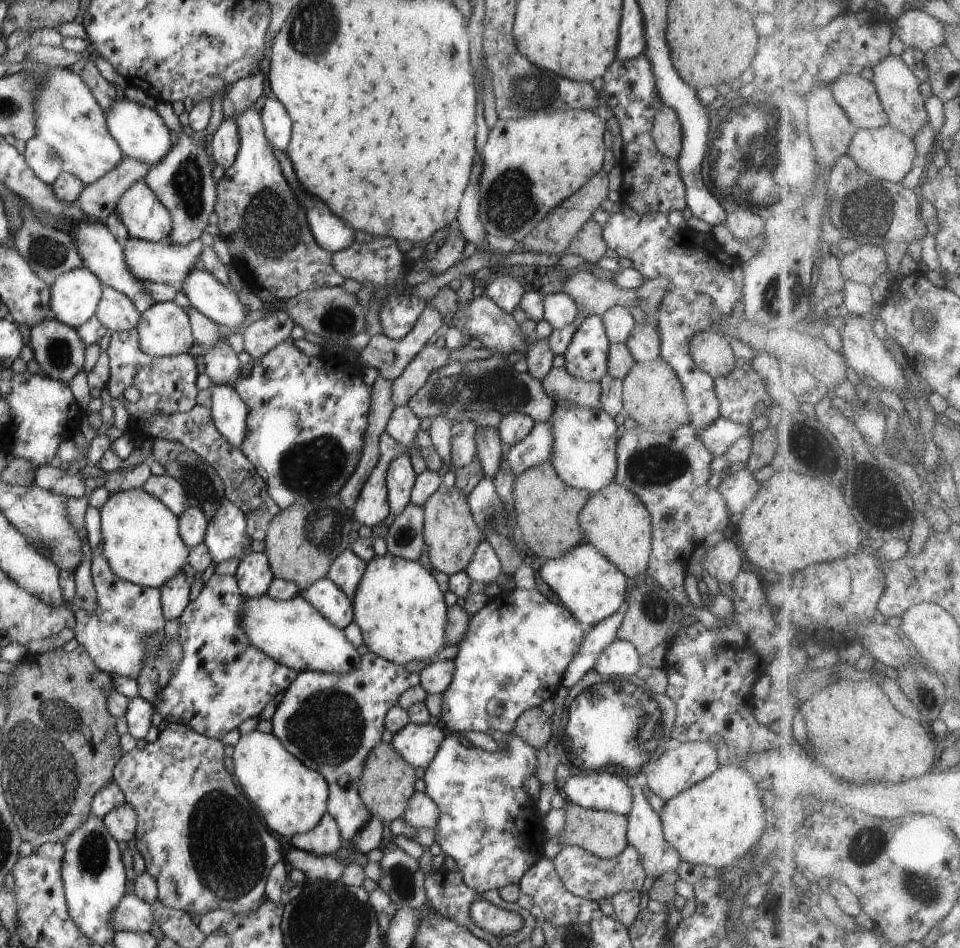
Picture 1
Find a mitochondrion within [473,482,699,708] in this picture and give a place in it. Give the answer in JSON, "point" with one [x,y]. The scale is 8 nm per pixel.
{"point":[652,609]}

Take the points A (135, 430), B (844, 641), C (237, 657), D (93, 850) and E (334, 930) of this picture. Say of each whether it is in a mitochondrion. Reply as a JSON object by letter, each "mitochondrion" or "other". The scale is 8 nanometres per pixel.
{"A":"other","B":"other","C":"other","D":"mitochondrion","E":"mitochondrion"}

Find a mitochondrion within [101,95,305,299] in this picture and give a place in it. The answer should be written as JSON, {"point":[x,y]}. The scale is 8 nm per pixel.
{"point":[187,184]}

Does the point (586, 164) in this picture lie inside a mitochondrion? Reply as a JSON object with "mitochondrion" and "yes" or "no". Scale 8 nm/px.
{"mitochondrion":"no"}

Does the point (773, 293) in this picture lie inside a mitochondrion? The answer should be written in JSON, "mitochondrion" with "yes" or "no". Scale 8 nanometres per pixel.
{"mitochondrion":"yes"}

